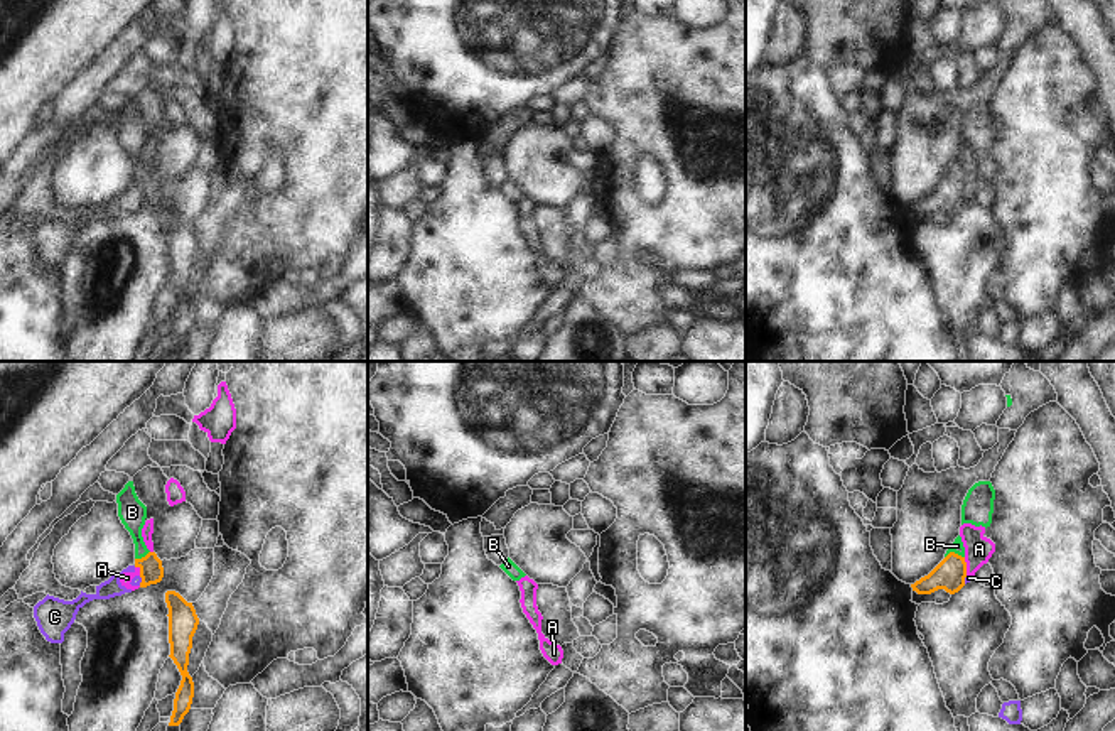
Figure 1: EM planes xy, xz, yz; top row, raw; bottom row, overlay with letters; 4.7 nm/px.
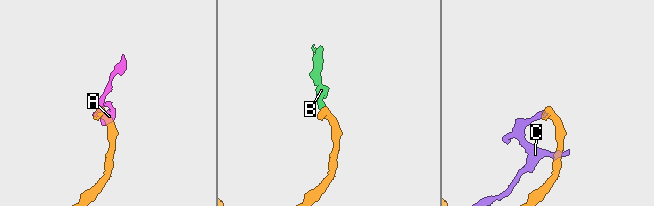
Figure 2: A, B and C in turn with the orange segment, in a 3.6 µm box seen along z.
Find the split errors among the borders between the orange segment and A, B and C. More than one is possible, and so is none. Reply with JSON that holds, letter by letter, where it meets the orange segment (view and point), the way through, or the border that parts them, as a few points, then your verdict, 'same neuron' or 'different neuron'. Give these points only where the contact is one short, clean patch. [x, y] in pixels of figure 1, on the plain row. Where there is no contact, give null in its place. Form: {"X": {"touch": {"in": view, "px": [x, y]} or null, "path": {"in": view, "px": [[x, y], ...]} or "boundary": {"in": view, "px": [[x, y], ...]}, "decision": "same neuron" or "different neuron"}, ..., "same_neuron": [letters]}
{"A": {"touch": {"in": "yz", "px": [965, 188]}, "boundary": {"in": "yz", "px": [[964, 179], [967, 196]]}, "decision": "different neuron"}, "B": {"touch": {"in": "yz", "px": [953, 174]}, "path": {"in": "yz", "px": [[950, 194], [953, 174], [957, 167]]}, "decision": "same neuron"}, "C": {"touch": {"in": "xy", "px": [142, 203]}, "boundary": {"in": "xy", "px": [[139, 198], [140, 206]]}, "decision": "different neuron"}, "same_neuron": ["B"]}

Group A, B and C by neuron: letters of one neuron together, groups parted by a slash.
A C / B

